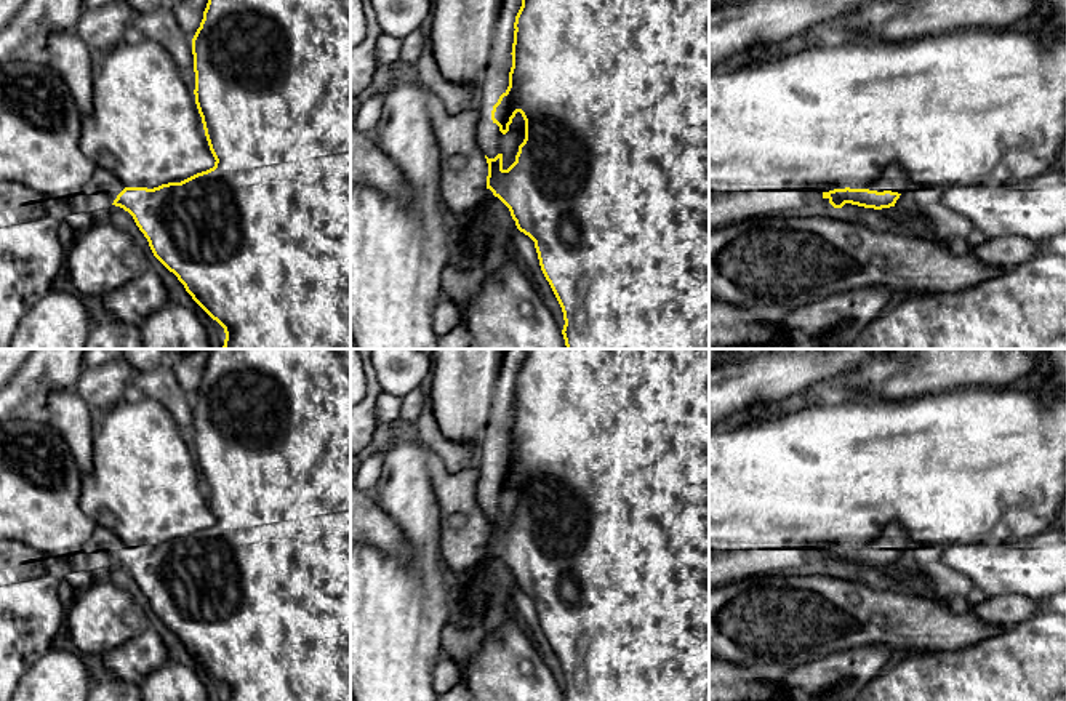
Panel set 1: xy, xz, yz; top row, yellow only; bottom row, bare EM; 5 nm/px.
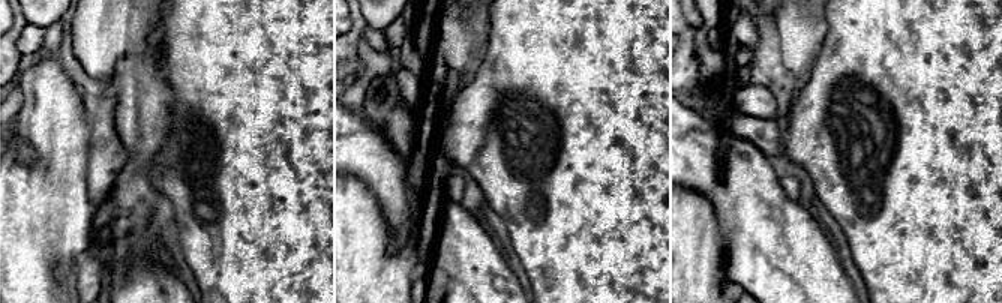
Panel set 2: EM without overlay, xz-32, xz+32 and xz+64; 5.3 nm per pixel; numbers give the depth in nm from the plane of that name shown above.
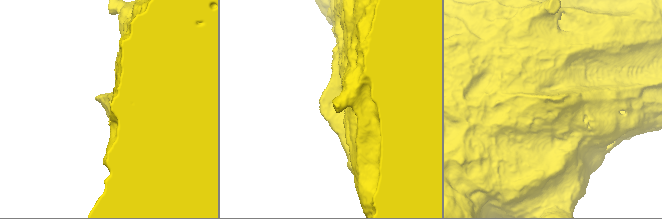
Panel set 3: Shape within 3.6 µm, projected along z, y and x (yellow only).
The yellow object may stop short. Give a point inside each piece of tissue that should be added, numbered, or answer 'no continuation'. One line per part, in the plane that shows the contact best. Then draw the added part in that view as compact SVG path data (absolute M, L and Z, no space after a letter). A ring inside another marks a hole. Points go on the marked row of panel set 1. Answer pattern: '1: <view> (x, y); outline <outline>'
1: yz (893, 178); outline M890 165L882 176L869 184L866 189L869 190L892 190L903 194L904 190L916 190L919 186L914 184L904 173L904 170L900 165Z

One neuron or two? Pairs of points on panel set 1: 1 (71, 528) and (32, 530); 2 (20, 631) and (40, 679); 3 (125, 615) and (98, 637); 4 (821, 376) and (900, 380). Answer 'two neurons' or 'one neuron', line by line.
1: one neuron
2: two neurons
3: one neuron
4: two neurons

